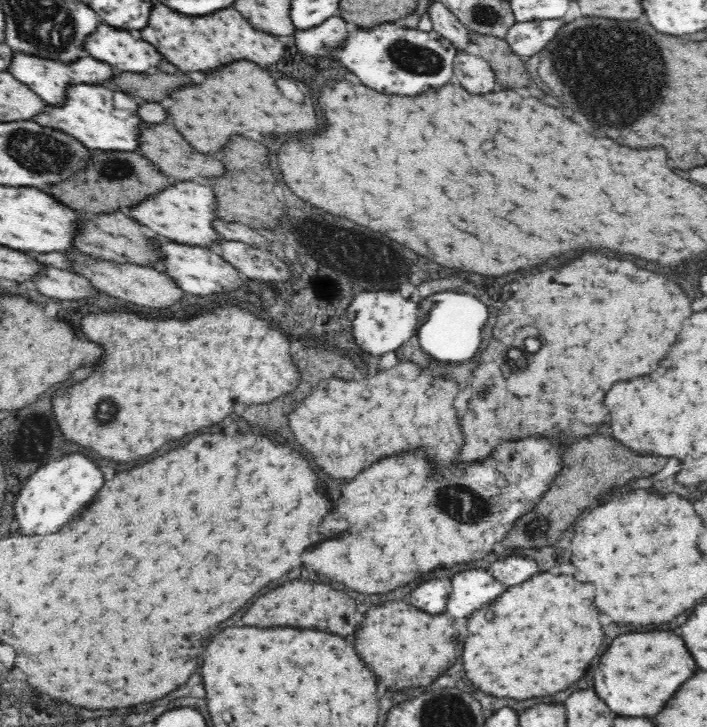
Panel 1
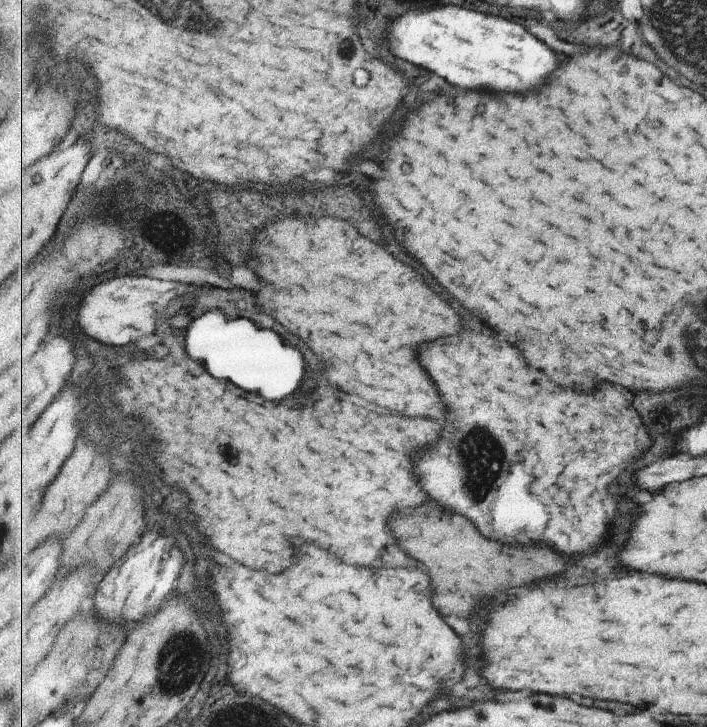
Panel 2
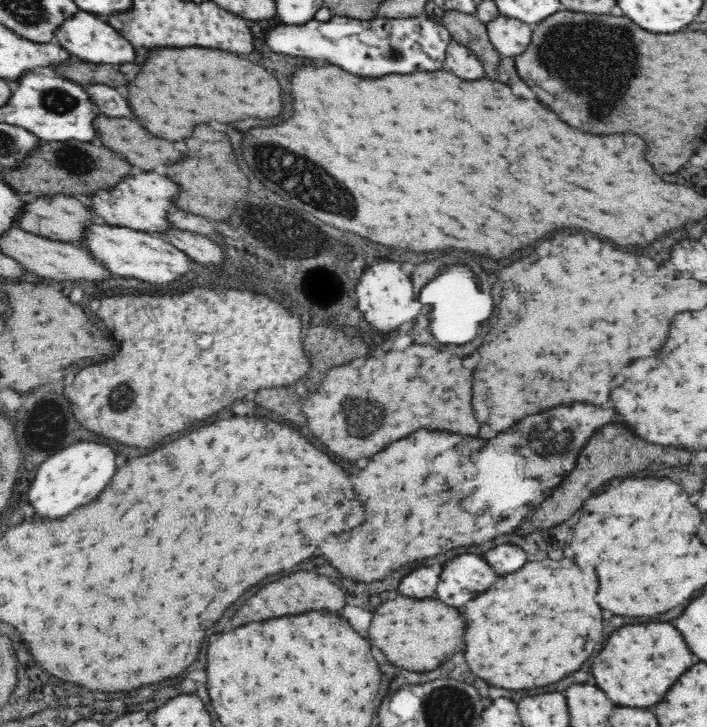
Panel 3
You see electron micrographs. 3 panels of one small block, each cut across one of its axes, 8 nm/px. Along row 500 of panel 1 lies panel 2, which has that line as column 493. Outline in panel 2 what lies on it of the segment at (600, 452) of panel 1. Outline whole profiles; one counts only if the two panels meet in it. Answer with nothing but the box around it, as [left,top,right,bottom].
[391,502,565,616]

